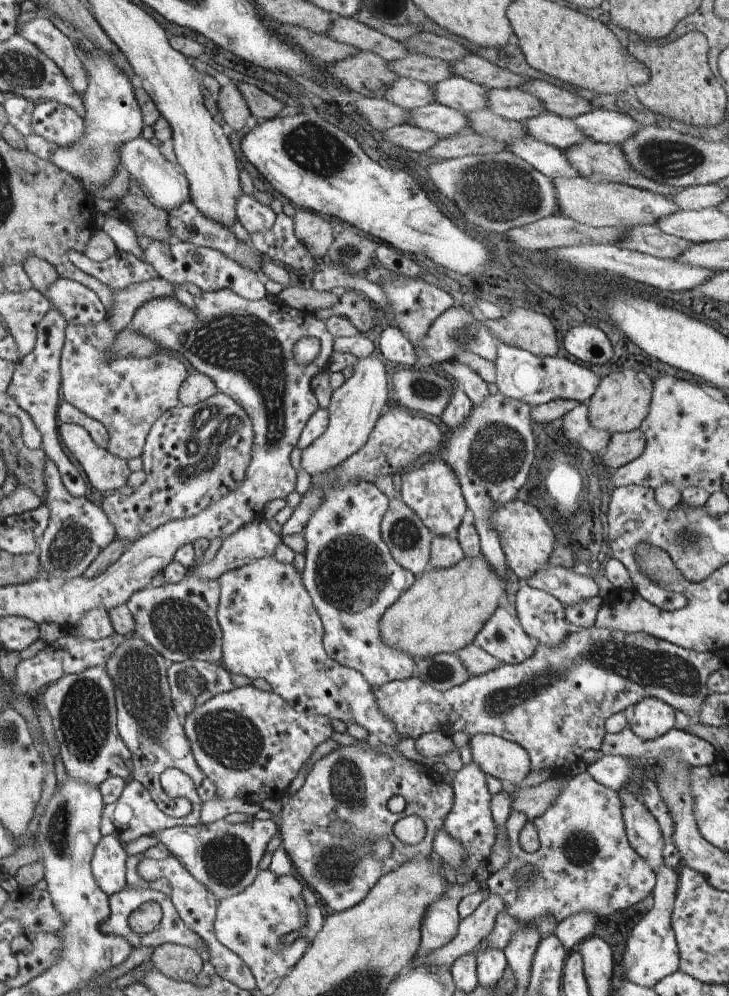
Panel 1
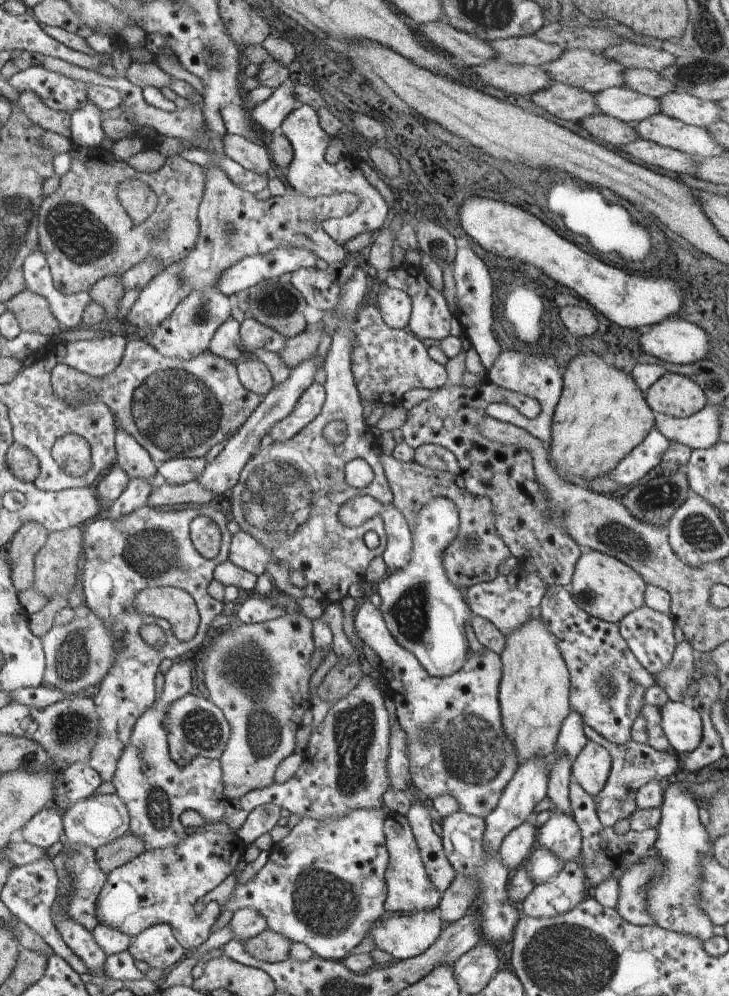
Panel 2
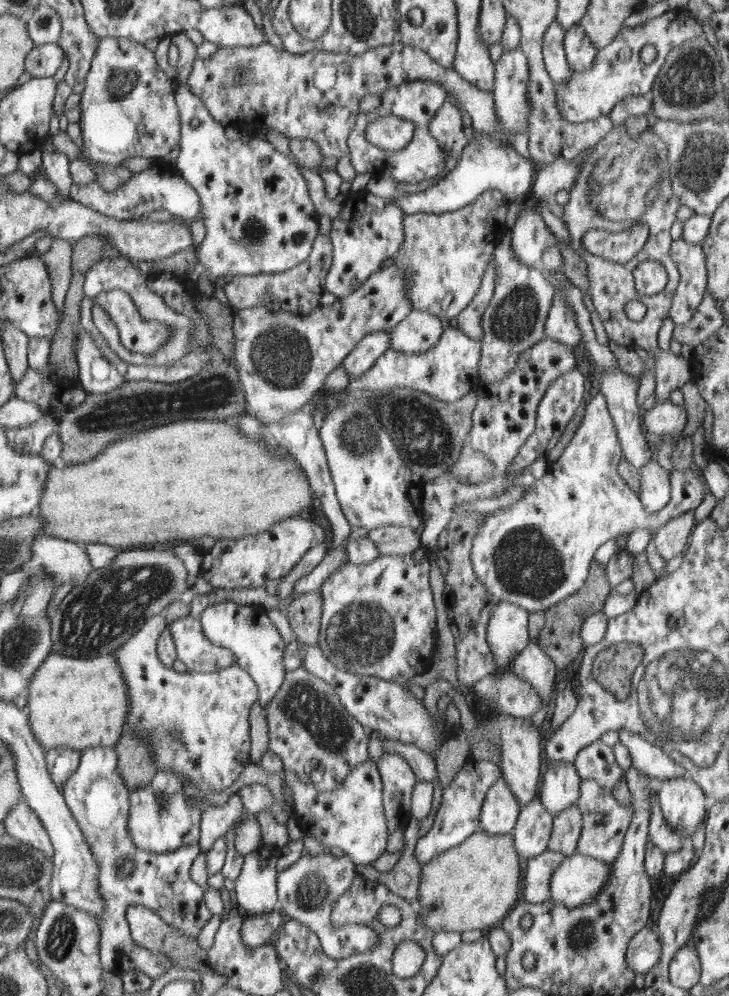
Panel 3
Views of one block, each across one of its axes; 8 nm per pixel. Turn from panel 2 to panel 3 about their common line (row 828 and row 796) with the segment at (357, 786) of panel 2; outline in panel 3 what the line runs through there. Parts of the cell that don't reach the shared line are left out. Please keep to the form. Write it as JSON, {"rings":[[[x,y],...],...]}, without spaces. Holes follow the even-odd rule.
{"rings":[[[238,794],[230,796],[223,806],[206,806],[202,815],[201,835],[198,844],[202,852],[206,852],[214,843],[230,830],[234,822],[240,820],[245,808]]]}

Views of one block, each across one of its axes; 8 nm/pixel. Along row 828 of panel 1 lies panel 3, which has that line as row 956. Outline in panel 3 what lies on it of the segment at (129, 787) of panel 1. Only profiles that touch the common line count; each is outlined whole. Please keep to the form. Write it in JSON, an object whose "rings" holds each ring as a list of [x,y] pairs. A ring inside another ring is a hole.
{"rings":[[[114,747],[84,749],[79,768],[63,785],[63,796],[87,836],[99,868],[99,893],[105,900],[105,910],[98,918],[102,932],[99,948],[103,970],[122,976],[123,972],[136,969],[152,980],[160,979],[164,972],[174,967],[173,962],[163,952],[152,952],[134,939],[125,919],[126,908],[143,904],[163,918],[169,927],[174,927],[177,933],[196,939],[200,929],[214,915],[207,907],[202,887],[191,879],[192,864],[202,850],[199,844],[164,854],[138,848],[128,834],[131,794],[119,772],[119,758]]]}

